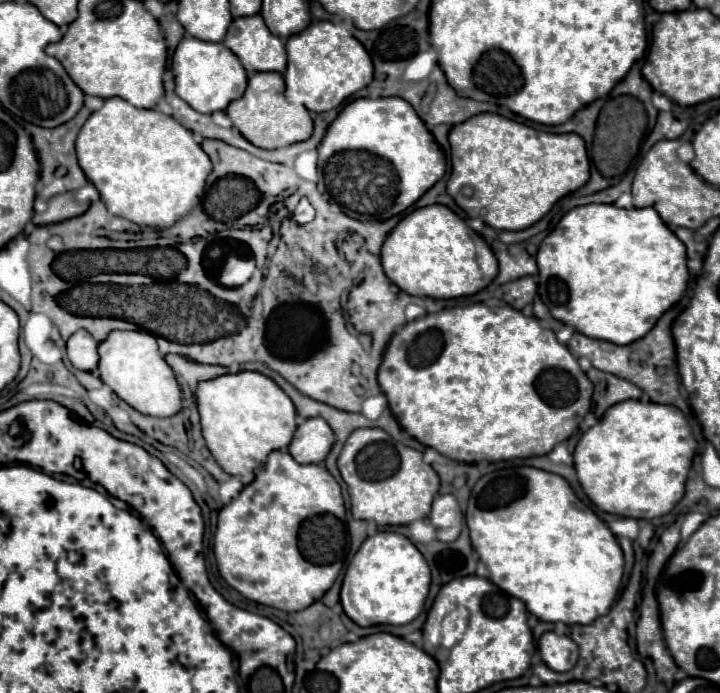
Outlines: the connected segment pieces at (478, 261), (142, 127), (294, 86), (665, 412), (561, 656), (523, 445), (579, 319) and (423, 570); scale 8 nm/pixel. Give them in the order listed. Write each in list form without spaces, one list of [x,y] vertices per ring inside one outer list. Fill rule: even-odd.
[[[442,204],[416,208],[396,224],[382,244],[382,268],[400,290],[440,300],[476,294],[498,274],[496,256],[484,238]]]
[[[108,98],[100,110],[92,112],[78,134],[76,154],[84,174],[98,188],[102,202],[112,214],[152,228],[172,226],[180,216],[190,212],[200,202],[206,176],[212,170],[210,158],[202,152],[188,128],[178,124],[172,116],[158,110],[134,108],[120,98]]]
[[[316,20],[304,32],[288,38],[286,52],[286,98],[306,106],[310,112],[328,112],[342,106],[346,98],[364,90],[374,78],[370,54],[344,24]]]
[[[624,400],[610,406],[602,420],[582,434],[574,450],[574,468],[584,494],[598,510],[616,516],[650,520],[668,514],[684,496],[684,482],[692,466],[696,446],[698,444],[692,436],[692,430],[676,406]]]
[[[544,632],[538,640],[538,646],[544,664],[554,672],[568,672],[578,660],[578,646],[568,636]]]
[[[483,302],[454,306],[434,312],[434,314],[426,314],[422,318],[408,322],[404,328],[400,328],[400,332],[396,332],[392,336],[392,340],[388,342],[388,348],[384,352],[384,360],[378,370],[378,384],[388,398],[392,414],[396,416],[400,426],[410,436],[414,436],[424,446],[438,450],[446,458],[462,460],[468,464],[472,464],[476,460],[500,462],[500,460],[508,460],[508,458],[528,458],[528,456],[548,454],[556,444],[570,438],[572,432],[576,430],[576,426],[580,426],[584,414],[590,410],[590,396],[592,396],[592,382],[582,372],[576,358],[570,354],[568,346],[560,344],[552,330],[548,336],[548,330],[542,328],[534,316],[524,316],[520,310],[514,310],[512,306],[494,306],[492,308]]]
[[[614,204],[576,206],[544,238],[536,254],[540,270],[538,296],[550,314],[584,336],[612,344],[632,344],[656,324],[656,320],[680,300],[688,282],[686,248],[660,220],[654,208],[618,208]]]
[[[378,532],[362,542],[360,550],[346,568],[340,602],[346,616],[358,626],[408,624],[424,608],[430,588],[430,572],[424,556],[402,534]]]

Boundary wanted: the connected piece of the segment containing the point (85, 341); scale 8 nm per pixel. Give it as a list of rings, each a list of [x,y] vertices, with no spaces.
[[[84,330],[74,332],[68,342],[66,342],[66,350],[68,350],[68,360],[72,362],[74,368],[78,370],[94,370],[98,366],[98,342]]]

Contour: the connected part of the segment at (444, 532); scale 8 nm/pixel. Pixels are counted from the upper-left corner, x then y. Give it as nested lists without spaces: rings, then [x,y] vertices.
[[[452,494],[436,496],[432,502],[430,512],[430,524],[436,528],[436,538],[440,542],[452,542],[460,536],[462,530],[462,510],[458,506],[458,500]]]

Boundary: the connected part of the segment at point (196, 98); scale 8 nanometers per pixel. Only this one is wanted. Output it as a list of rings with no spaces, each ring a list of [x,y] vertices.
[[[184,36],[172,56],[172,68],[176,74],[176,94],[202,114],[226,110],[226,106],[246,90],[246,72],[240,60],[228,52],[222,42],[204,42]]]

